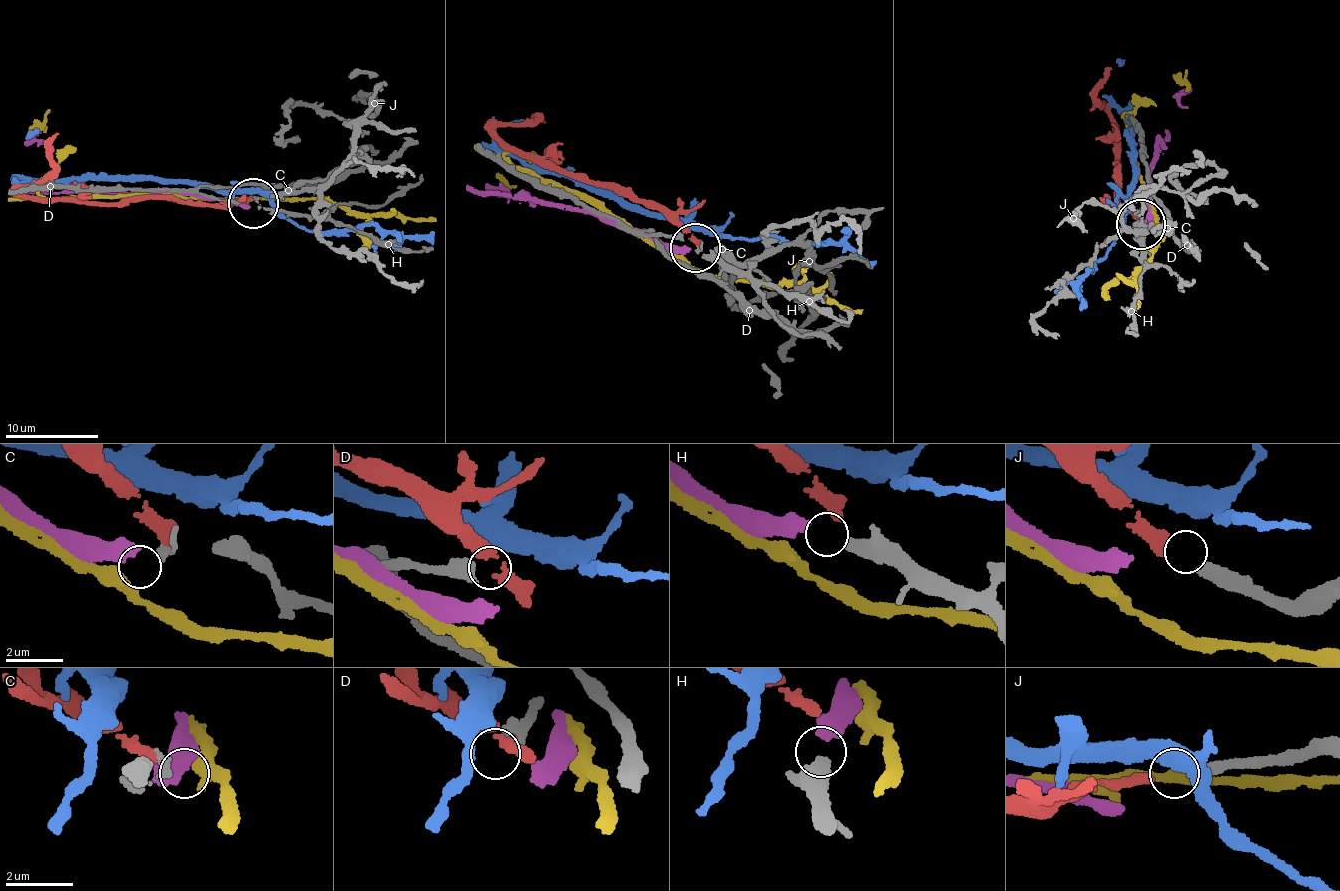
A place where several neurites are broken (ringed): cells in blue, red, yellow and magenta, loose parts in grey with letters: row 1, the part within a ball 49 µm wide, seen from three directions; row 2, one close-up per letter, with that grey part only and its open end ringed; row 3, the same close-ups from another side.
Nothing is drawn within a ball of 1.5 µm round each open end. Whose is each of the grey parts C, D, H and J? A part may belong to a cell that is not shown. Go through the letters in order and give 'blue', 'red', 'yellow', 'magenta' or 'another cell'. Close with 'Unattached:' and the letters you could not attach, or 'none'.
C: yellow
D: another cell
H: magenta
J: red
Unattached: D

